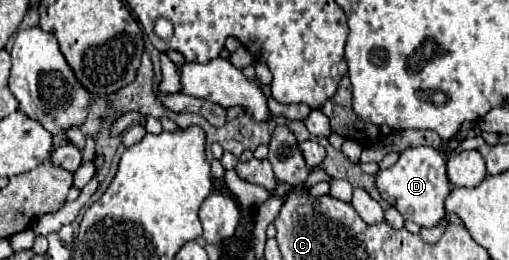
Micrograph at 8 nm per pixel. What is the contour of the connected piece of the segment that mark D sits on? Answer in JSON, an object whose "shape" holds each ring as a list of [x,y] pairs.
{"shape":[[[433,146],[409,148],[391,168],[377,174],[377,188],[381,196],[389,200],[389,204],[397,208],[405,220],[413,220],[425,228],[439,226],[447,216],[443,202],[451,194],[451,182],[447,172],[439,170],[439,156],[443,154]]]}

